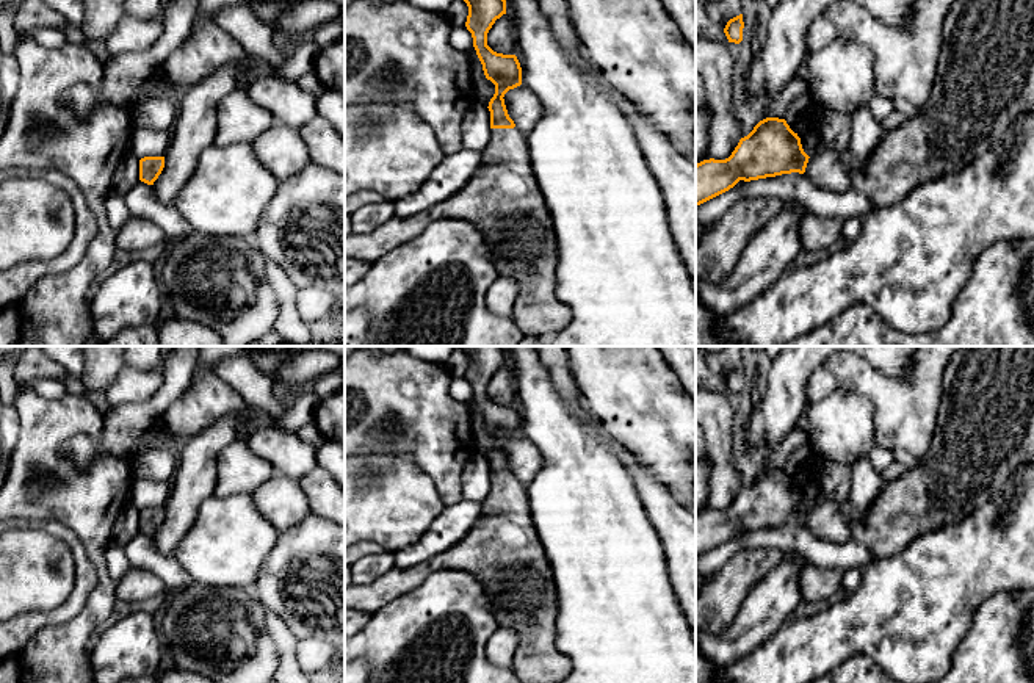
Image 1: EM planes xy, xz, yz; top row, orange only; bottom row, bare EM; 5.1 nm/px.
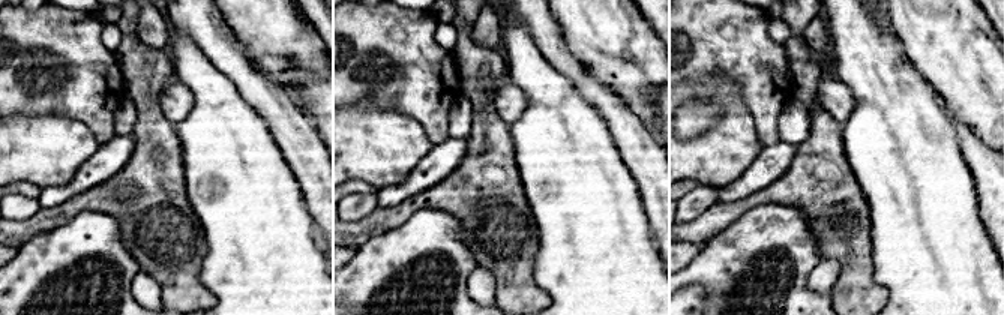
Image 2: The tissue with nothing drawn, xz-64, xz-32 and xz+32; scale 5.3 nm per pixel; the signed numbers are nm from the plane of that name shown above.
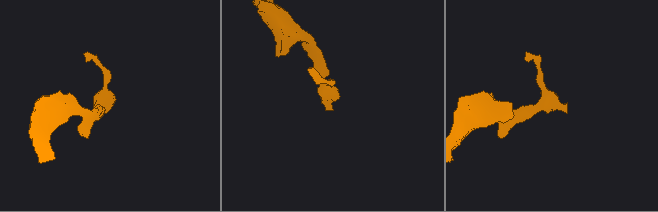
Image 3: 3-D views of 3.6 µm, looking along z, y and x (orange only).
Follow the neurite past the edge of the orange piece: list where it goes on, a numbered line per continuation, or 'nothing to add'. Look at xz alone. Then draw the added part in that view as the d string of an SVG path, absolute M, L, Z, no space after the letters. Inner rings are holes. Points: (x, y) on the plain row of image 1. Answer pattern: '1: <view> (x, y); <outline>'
1: xz (503, 550); M519 478L490 479L490 492L481 503L475 526L454 547L414 567L393 567L367 586L345 587L345 608L373 613L421 584L436 570L464 570L483 584L498 627L519 634L512 670L522 683L559 683L572 672L570 658L556 647L556 586L533 523L528 486Z

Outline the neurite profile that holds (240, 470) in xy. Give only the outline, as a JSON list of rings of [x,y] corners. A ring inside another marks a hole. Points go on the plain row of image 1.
[[[233,440],[218,456],[213,495],[251,493],[276,475],[274,467],[251,451],[246,440]]]

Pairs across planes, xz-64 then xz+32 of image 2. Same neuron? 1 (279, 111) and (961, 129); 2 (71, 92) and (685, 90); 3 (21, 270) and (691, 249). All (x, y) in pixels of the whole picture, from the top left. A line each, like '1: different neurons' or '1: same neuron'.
1: same neuron
2: different neurons
3: different neurons

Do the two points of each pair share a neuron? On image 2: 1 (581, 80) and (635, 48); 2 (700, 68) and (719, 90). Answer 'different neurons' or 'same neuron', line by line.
1: different neurons
2: different neurons

